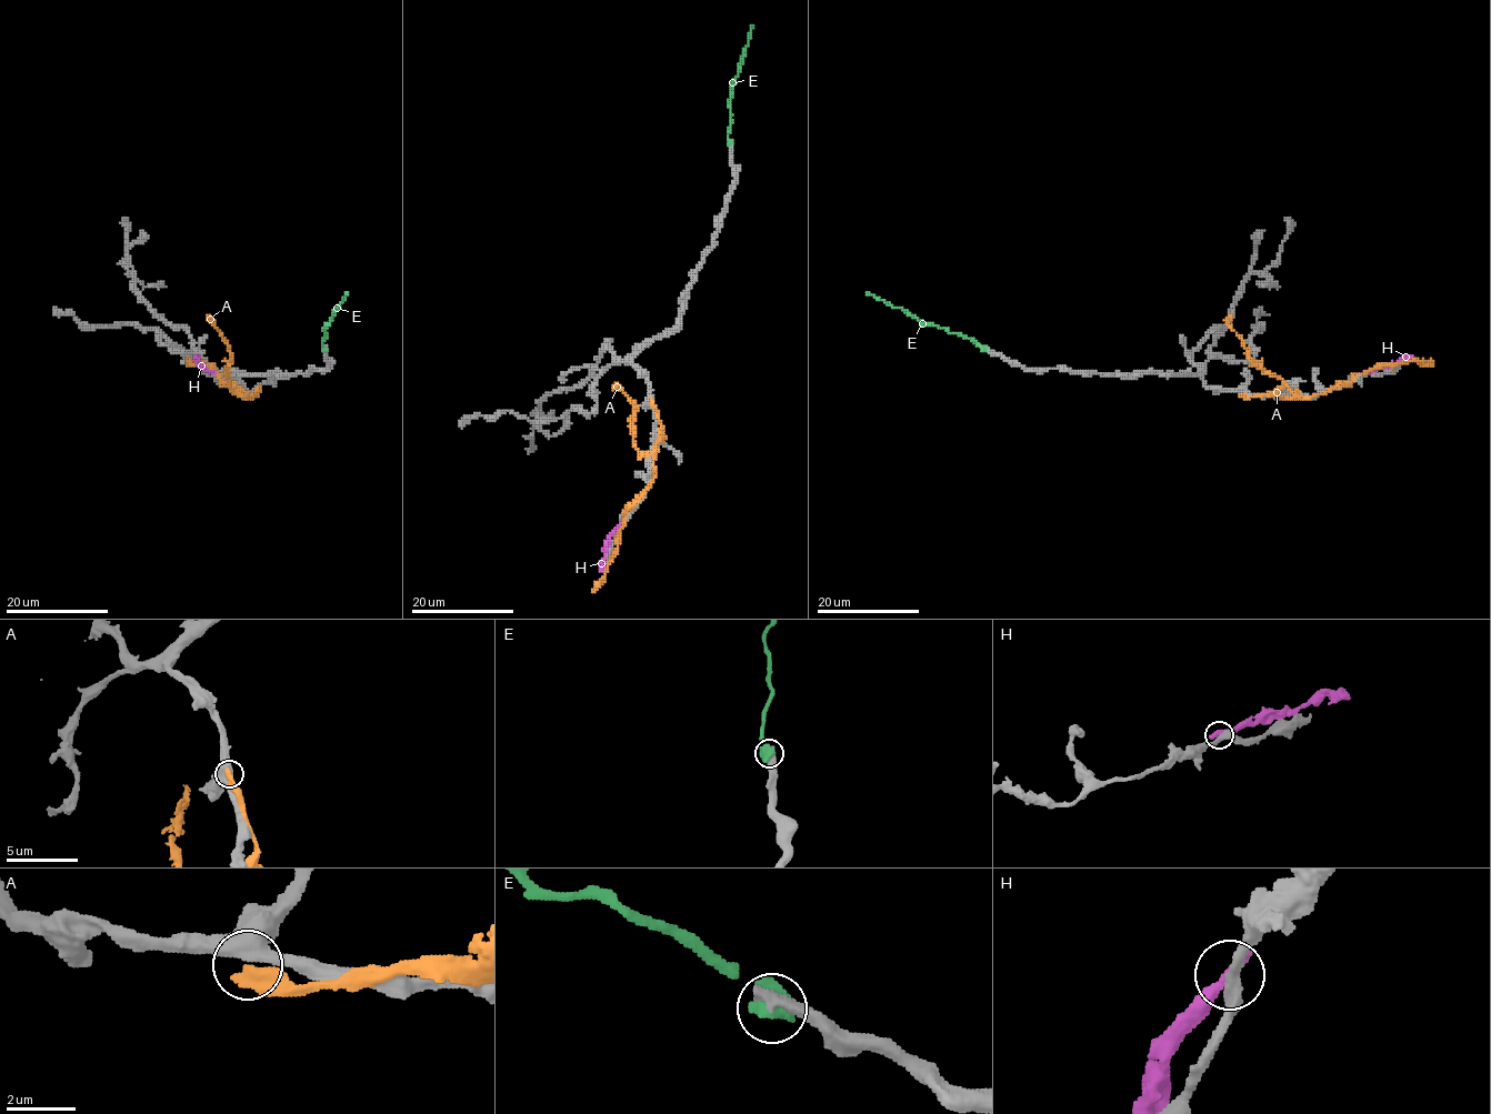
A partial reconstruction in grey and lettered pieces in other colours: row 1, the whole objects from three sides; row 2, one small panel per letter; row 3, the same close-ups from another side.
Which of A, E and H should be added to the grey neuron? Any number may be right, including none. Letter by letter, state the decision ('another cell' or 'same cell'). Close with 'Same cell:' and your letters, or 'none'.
A: another cell
E: another cell
H: another cell
Same cell: none

